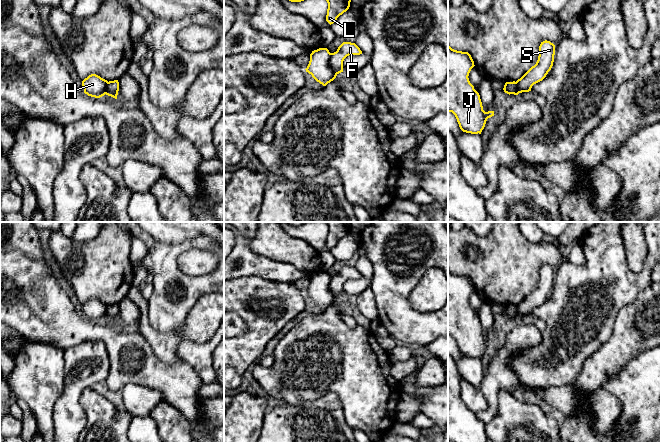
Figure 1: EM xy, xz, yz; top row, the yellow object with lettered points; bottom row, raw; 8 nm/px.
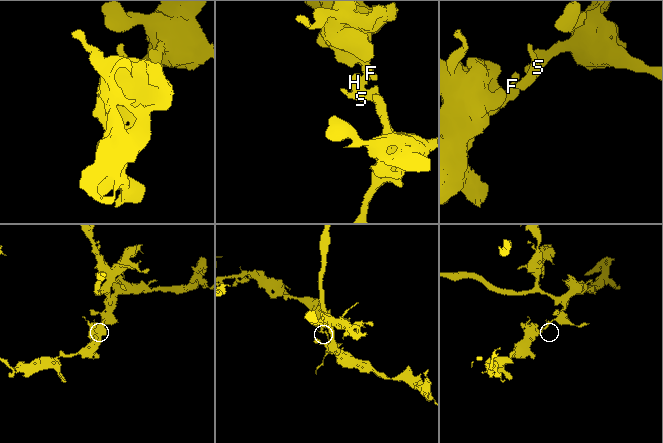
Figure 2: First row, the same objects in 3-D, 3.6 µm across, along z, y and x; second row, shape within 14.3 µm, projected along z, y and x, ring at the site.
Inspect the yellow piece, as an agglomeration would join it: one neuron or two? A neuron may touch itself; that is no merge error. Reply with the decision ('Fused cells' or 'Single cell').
Fused cells

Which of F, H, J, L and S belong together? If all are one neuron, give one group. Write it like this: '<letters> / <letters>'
F J L / H S

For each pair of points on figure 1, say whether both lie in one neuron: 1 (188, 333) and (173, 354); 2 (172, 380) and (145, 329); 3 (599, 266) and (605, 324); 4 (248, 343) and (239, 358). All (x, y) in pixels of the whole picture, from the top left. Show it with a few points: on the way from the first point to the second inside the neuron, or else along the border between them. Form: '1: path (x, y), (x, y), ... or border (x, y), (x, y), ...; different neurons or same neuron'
1: path (182, 334), (173, 343), (173, 348); same neuron
2: border (148, 342), (163, 362), (181, 361); different neurons
3: path (599, 280), (599, 310); same neuron
4: path (246, 347), (239, 354); same neuron

